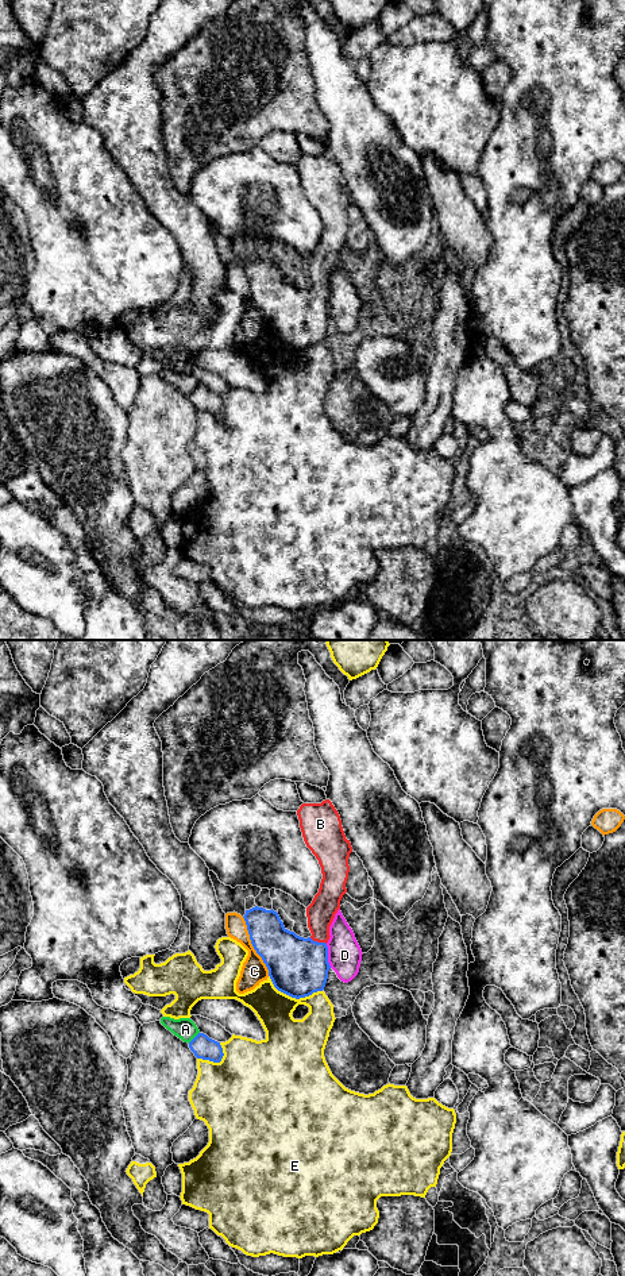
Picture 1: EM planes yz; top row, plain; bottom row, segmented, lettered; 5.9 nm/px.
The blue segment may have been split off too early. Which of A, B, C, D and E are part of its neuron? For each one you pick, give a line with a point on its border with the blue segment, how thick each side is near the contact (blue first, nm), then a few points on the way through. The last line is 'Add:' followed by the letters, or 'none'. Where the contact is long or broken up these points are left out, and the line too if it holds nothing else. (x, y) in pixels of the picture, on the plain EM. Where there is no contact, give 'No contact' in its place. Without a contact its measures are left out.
B: Touches blue at yz (316, 293). Thickness 360 nm (blue) against 170 nm. Path across: yz (299, 319), (311, 307), (316, 293), (320, 288), (320, 265)
Add: B

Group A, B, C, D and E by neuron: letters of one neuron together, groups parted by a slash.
A / B / C / D / E

